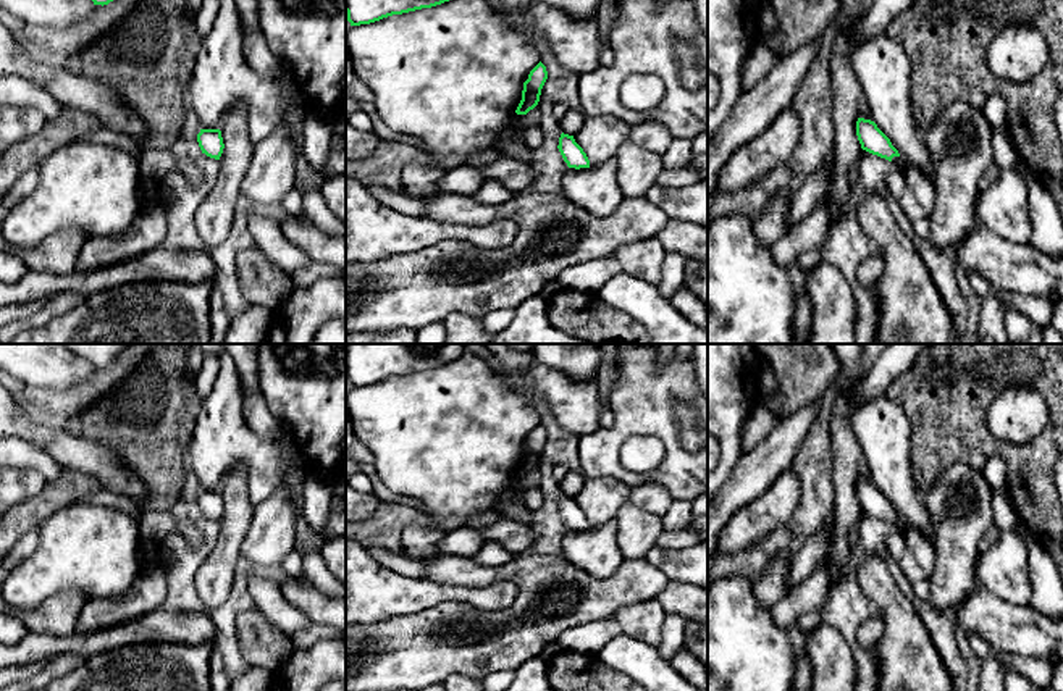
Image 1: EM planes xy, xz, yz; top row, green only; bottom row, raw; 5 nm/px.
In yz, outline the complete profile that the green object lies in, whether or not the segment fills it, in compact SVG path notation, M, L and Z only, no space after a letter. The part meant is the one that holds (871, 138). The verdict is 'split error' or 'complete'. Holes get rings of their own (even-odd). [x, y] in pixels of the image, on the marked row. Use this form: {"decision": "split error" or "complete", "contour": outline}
{"decision": "split error", "contour": "M858 118L856 136L863 150L892 161L893 166L898 166L905 173L908 161L898 153L890 139L874 121Z"}

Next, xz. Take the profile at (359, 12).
{"decision": "complete", "contour": "M346 0L351 26L370 24L393 15L431 8L449 0Z"}

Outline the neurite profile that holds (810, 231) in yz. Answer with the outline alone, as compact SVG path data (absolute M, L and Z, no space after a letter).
M819 200L806 218L771 245L777 265L790 266L801 252L819 247L826 239L827 224L827 207Z

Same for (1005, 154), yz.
M1006 128L994 129L992 147L995 165L1000 166L1002 170L1011 170L1018 161L1019 155L1011 139L1011 134Z

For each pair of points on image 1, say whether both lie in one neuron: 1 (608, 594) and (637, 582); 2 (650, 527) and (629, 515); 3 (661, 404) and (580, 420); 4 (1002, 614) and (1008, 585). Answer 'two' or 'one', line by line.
1: one
2: one
3: two
4: two

